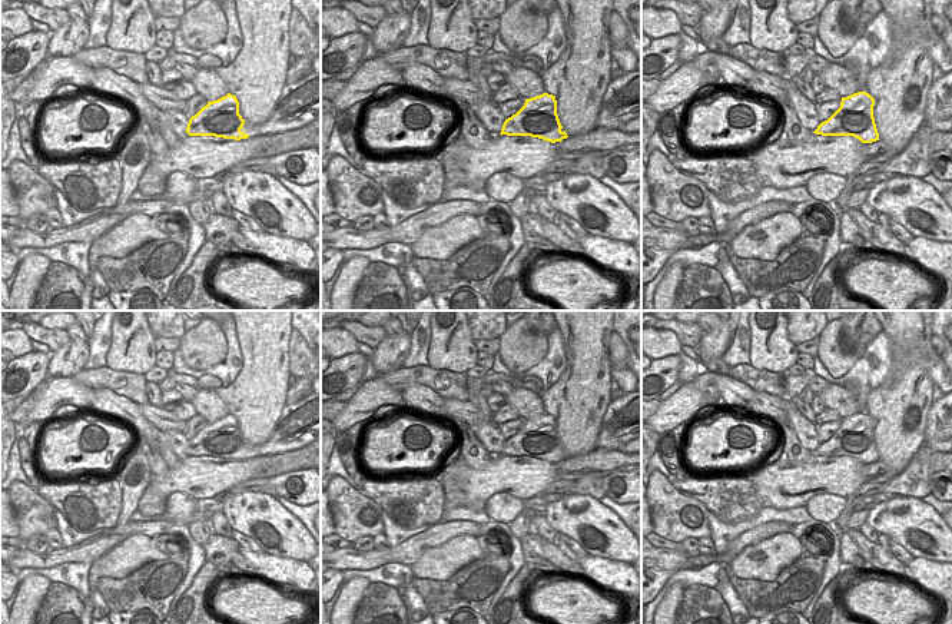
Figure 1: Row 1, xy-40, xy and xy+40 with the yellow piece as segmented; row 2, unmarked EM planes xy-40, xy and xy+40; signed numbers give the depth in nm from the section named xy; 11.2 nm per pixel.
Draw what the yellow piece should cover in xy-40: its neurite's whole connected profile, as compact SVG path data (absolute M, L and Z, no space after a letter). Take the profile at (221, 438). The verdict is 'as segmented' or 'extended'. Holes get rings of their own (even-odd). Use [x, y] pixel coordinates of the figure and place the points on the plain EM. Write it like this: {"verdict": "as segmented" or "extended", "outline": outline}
{"verdict": "extended", "outline": "M311 392L298 402L285 405L271 438L261 445L251 445L242 437L236 416L228 414L208 422L192 437L186 454L241 461L295 451L316 439L321 439L321 394Z"}

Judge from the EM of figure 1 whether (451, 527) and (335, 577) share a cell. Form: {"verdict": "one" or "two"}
{"verdict": "two"}

